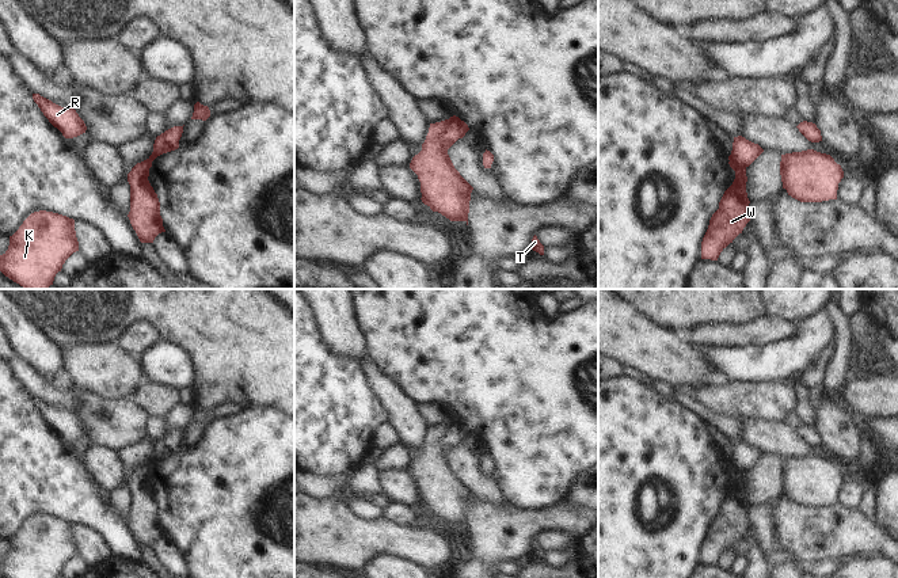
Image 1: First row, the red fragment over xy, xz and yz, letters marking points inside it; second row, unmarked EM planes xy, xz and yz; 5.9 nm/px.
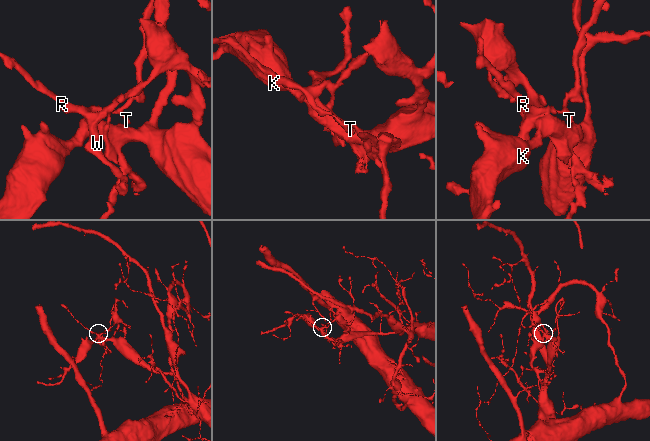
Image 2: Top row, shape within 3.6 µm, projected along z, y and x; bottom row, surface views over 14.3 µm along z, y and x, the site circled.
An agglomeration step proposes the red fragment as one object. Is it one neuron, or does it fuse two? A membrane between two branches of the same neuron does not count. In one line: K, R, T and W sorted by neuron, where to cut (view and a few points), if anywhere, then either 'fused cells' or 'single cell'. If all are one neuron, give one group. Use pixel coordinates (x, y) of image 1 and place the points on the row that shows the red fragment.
groups K W / R T; cut xz (455, 116), (441, 136), (441, 147), (445, 151); fused cells

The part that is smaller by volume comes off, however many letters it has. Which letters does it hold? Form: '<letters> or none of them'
K, W

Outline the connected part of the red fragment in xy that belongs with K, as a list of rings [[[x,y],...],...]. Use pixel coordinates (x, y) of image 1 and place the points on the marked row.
[[[39,210],[9,236],[0,271],[24,289],[49,289],[65,261],[79,251],[75,220]]]

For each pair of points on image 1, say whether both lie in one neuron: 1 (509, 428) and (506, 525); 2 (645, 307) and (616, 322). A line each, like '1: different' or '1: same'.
1: different
2: different

